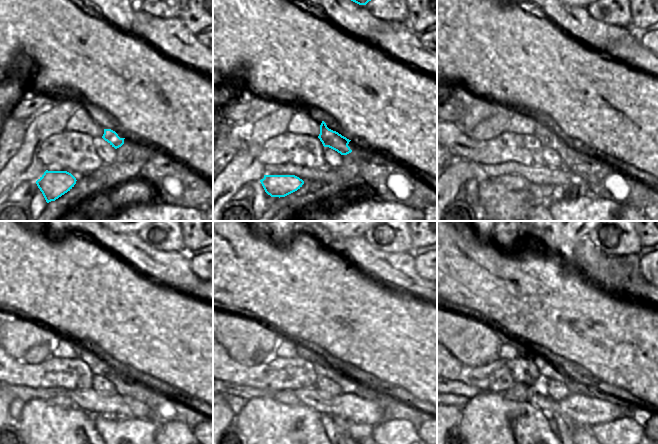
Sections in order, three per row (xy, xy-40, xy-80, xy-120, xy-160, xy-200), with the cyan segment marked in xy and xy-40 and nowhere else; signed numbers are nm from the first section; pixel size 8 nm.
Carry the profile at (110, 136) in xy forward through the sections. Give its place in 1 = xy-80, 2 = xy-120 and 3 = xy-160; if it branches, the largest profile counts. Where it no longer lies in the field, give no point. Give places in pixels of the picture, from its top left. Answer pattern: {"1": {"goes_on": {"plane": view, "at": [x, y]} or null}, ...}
{"1": {"goes_on": {"plane": "xy-80", "at": [567, 150]}}, "2": {"goes_on": {"plane": "xy-120", "at": [123, 381]}}, "3": {"goes_on": {"plane": "xy-160", "at": [322, 367]}}}

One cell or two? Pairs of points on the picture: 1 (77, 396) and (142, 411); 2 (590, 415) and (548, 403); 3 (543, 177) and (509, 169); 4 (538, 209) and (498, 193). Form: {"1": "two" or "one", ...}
{"1": "one", "2": "one", "3": "one", "4": "one"}

